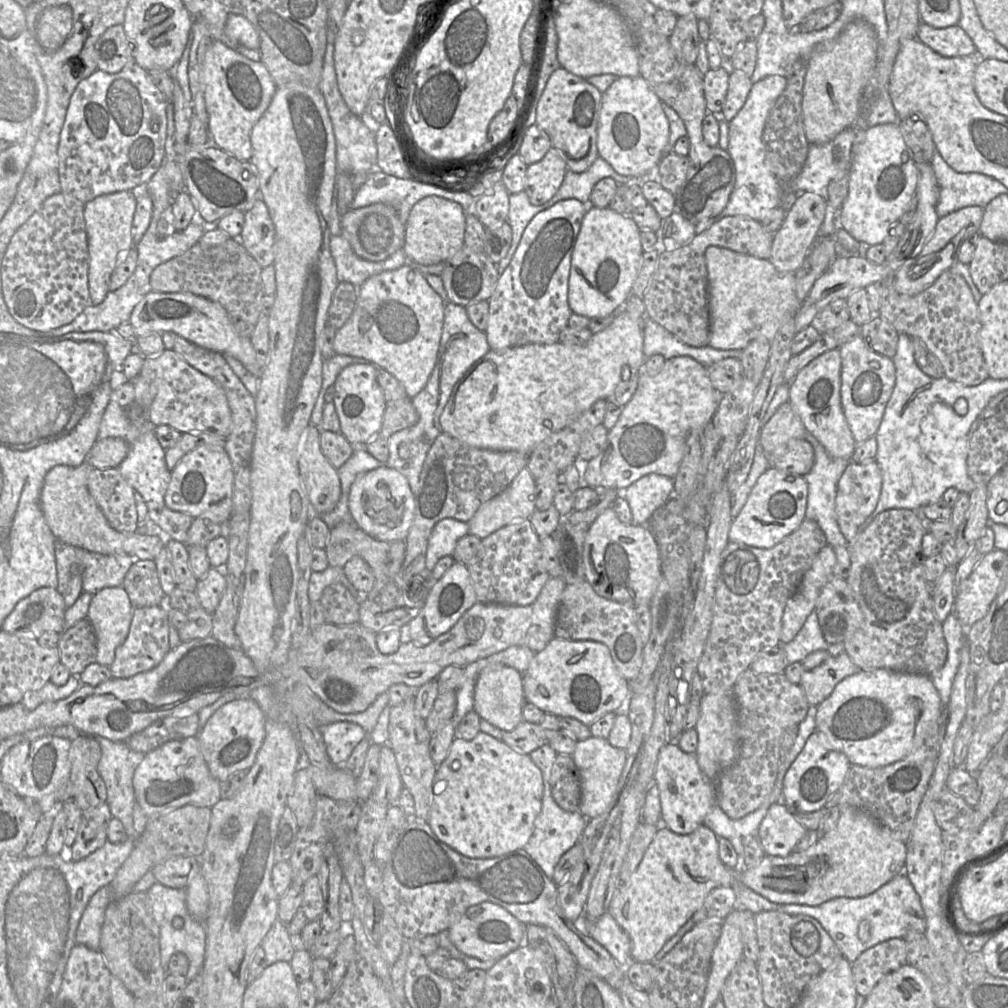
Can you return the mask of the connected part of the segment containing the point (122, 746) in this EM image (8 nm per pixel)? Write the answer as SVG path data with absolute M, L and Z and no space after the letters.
M93 736L101 747L101 758L98 762L98 772L107 788L106 803L110 808L112 816L123 824L129 839L138 840L133 828L133 808L136 802L133 788L133 775L144 759L145 754L132 750L125 741L111 741L103 736Z

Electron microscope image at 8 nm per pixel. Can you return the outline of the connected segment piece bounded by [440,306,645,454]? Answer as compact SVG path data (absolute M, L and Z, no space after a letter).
M623 306L605 329L594 333L582 346L558 341L489 350L455 384L440 416L442 433L474 448L530 454L544 439L572 423L596 400L612 398L617 385L625 382L621 380L623 369L641 366L645 360L643 327L644 320L633 318Z

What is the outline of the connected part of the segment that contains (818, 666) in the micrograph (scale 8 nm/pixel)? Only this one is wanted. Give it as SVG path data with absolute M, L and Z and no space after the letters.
M815 651L801 661L802 672L799 686L805 699L812 706L819 705L844 678L860 669L843 652L832 656L827 651Z

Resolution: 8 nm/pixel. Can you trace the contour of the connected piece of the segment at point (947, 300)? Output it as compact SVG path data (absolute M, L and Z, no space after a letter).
M947 270L932 285L913 296L898 293L892 285L892 276L881 283L879 316L892 325L898 333L906 333L910 337L920 338L940 361L945 377L966 386L976 386L989 378L978 341L981 327L978 305L969 285L961 275Z

